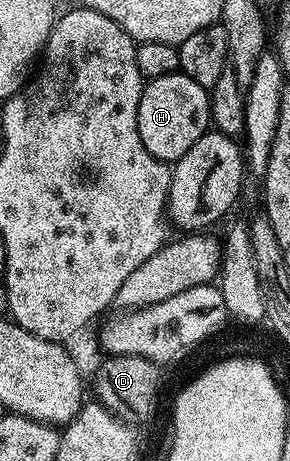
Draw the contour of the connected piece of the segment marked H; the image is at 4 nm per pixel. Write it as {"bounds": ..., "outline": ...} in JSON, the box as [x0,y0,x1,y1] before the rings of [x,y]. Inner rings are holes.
{"bounds":[137,71,210,163],"outline":[[[180,71],[146,80],[139,99],[137,122],[143,147],[147,147],[155,159],[175,163],[187,155],[187,151],[191,151],[191,147],[195,147],[197,140],[210,128],[209,93],[195,83],[195,79]]]}

